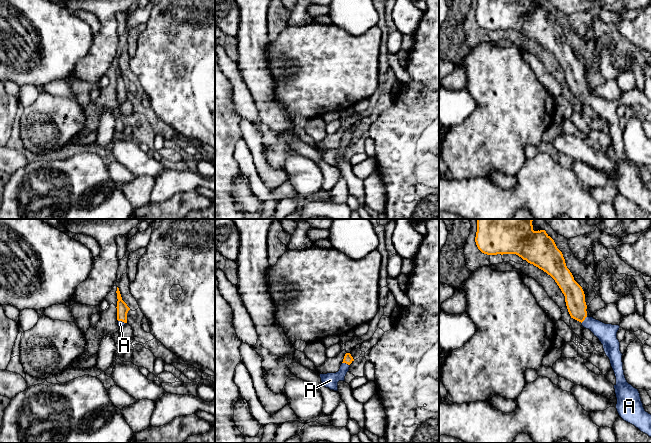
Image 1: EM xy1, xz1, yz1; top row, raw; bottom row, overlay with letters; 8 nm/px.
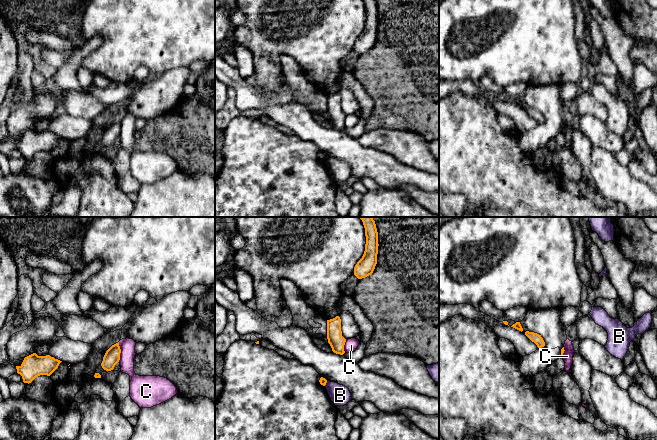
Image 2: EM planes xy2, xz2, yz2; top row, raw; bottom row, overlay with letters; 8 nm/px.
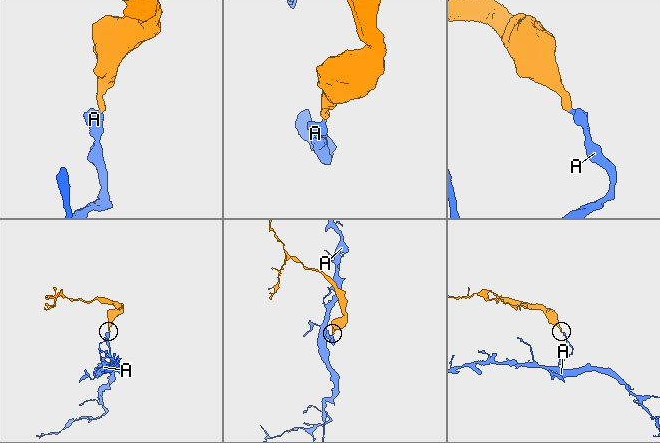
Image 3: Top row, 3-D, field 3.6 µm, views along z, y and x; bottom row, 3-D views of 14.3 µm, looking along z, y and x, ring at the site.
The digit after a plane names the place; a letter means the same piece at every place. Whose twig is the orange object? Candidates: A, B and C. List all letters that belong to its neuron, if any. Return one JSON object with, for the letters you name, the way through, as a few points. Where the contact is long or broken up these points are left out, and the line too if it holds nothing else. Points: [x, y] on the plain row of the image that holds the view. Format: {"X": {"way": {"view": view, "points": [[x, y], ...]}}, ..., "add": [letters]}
{"A": {"way": {"view": "xz1", "points": [[348, 135], [346, 139], [344, 145], [330, 156]]}}, "add": ["A"]}

